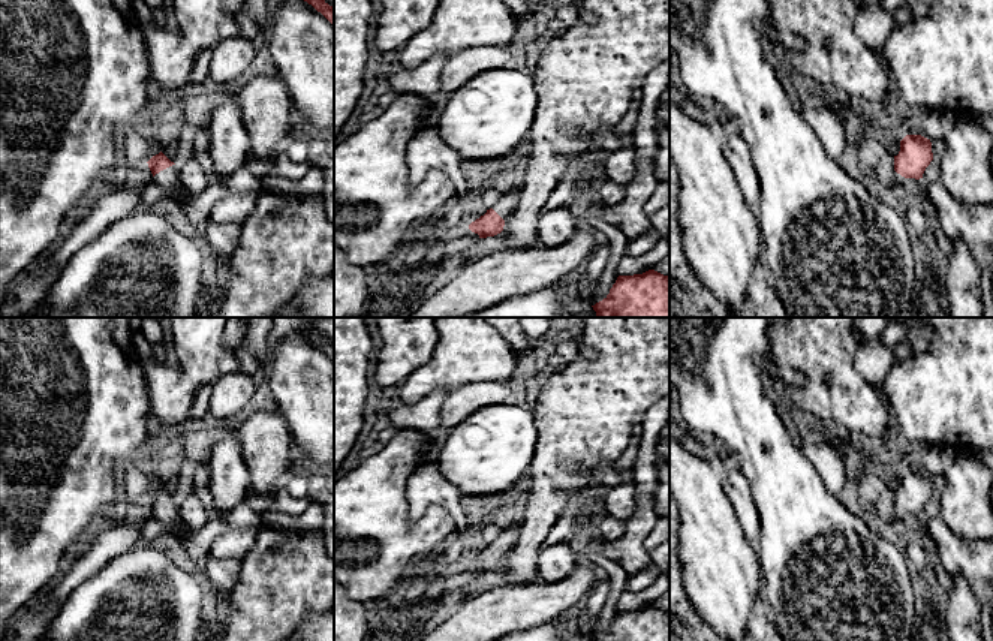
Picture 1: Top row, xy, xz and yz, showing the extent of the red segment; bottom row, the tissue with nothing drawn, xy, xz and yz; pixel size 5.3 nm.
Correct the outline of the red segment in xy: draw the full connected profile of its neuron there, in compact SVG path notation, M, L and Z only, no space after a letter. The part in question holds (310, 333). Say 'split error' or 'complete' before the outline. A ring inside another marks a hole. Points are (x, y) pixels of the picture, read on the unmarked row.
complete; M315 325L300 329L298 332L321 347L334 362L334 341L330 341L322 332L315 328Z

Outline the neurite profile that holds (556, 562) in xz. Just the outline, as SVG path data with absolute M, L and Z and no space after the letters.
M565 541L547 547L536 562L536 581L554 583L565 580L580 565L580 554Z

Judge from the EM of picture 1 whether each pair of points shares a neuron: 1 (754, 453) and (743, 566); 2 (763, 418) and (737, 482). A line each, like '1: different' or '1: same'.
1: different
2: different

